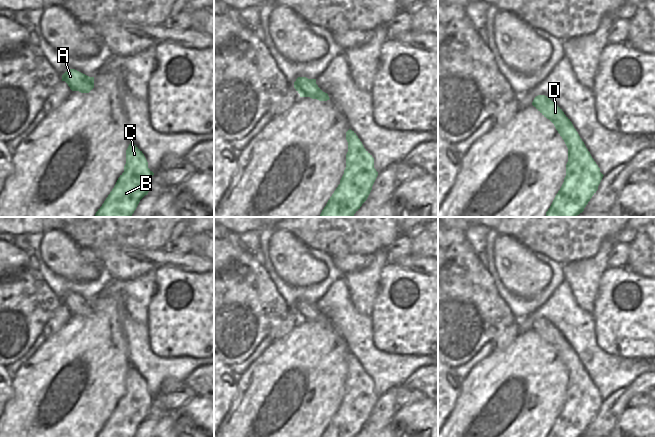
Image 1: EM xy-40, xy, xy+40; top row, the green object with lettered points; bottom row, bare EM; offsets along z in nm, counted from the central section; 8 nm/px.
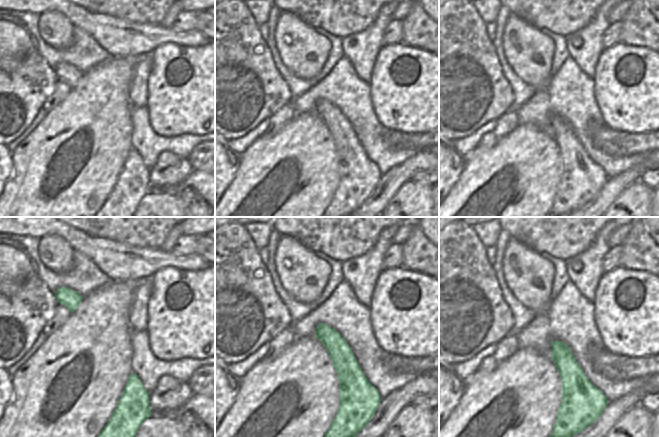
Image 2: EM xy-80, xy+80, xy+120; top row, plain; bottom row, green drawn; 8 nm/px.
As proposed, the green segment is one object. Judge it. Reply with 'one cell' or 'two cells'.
one cell

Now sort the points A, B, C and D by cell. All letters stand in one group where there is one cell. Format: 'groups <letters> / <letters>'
groups A B C D

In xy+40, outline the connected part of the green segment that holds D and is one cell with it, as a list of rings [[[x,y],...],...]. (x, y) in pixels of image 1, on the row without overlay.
[[[538,319],[532,329],[554,348],[568,372],[564,406],[546,437],[582,437],[604,399],[570,343],[552,323]]]

